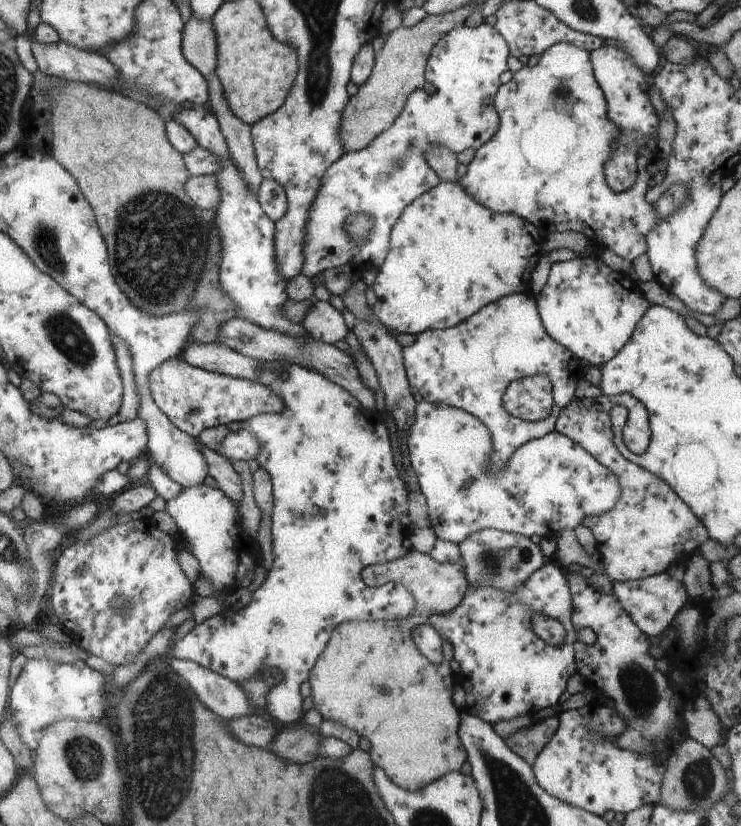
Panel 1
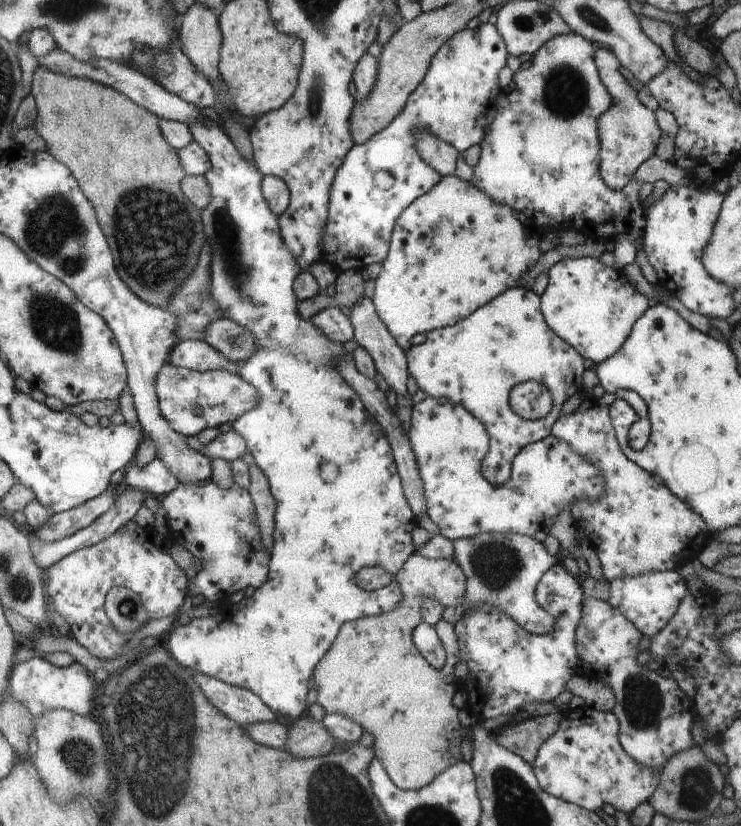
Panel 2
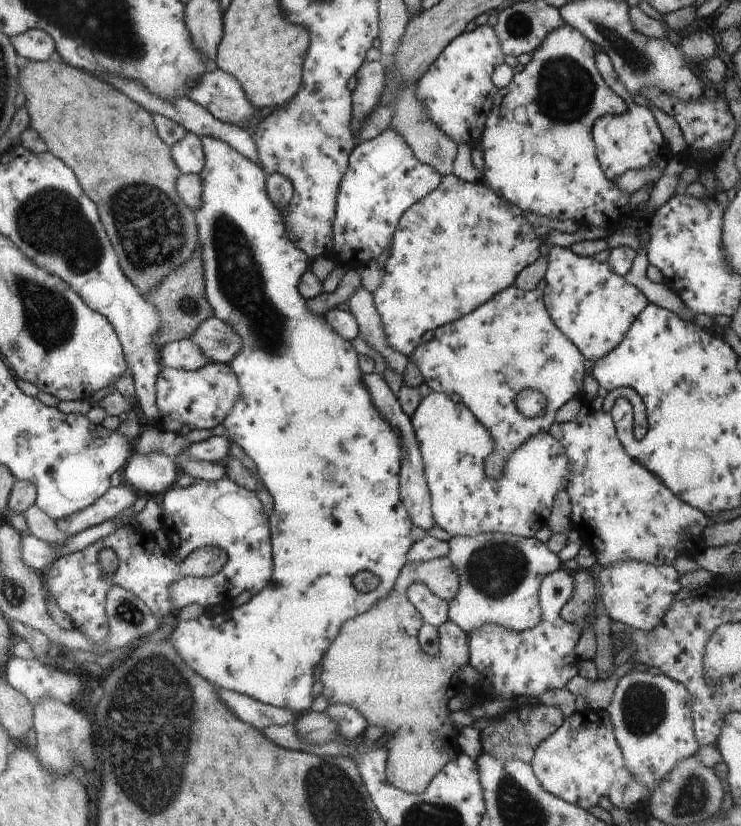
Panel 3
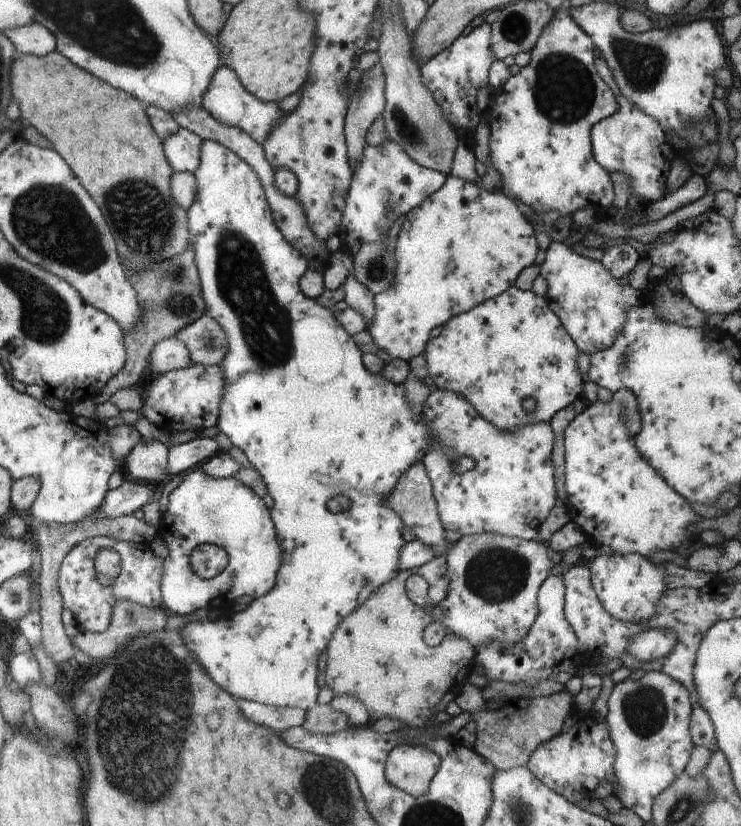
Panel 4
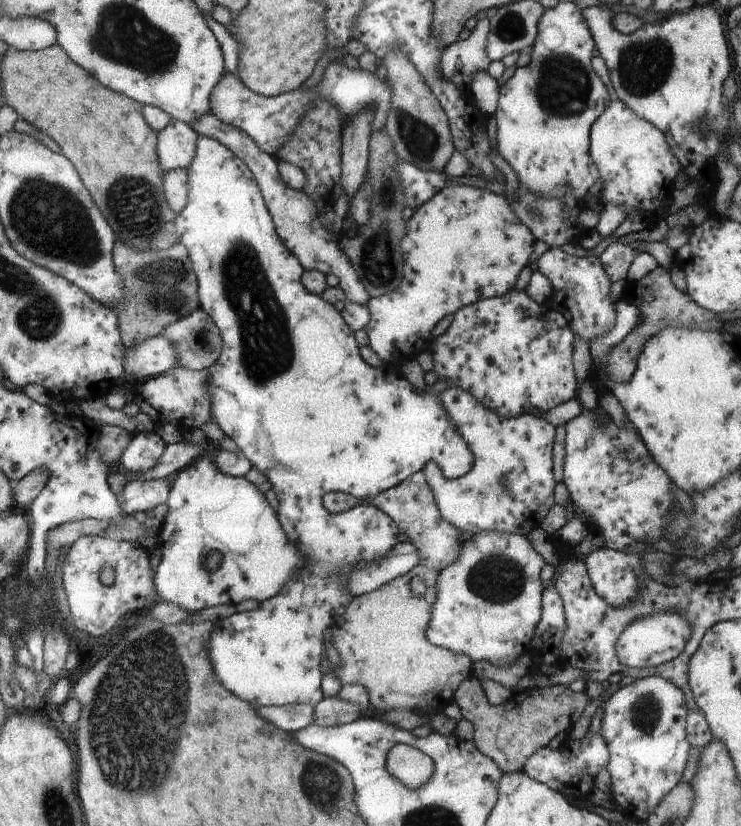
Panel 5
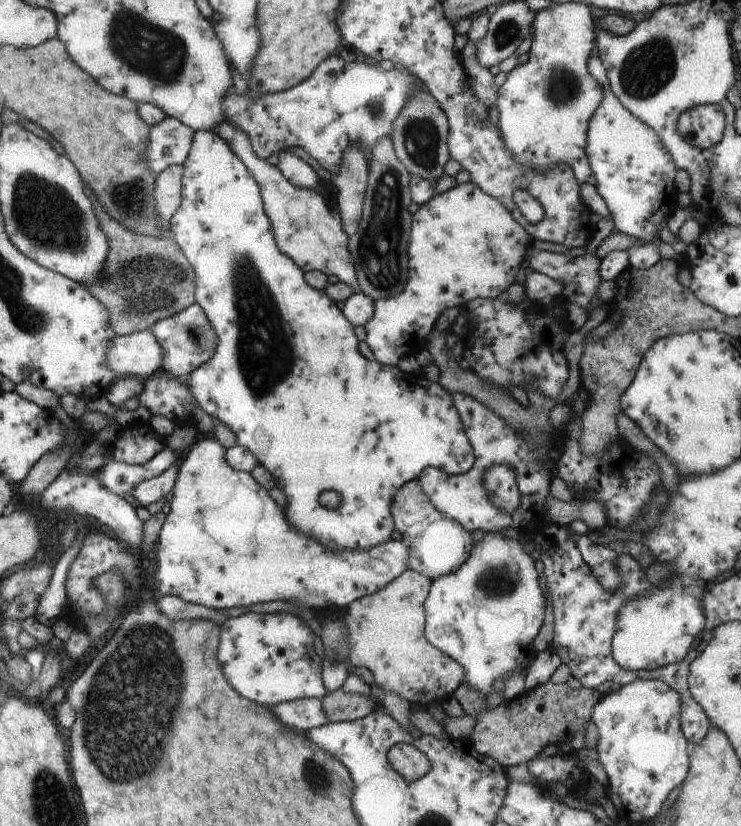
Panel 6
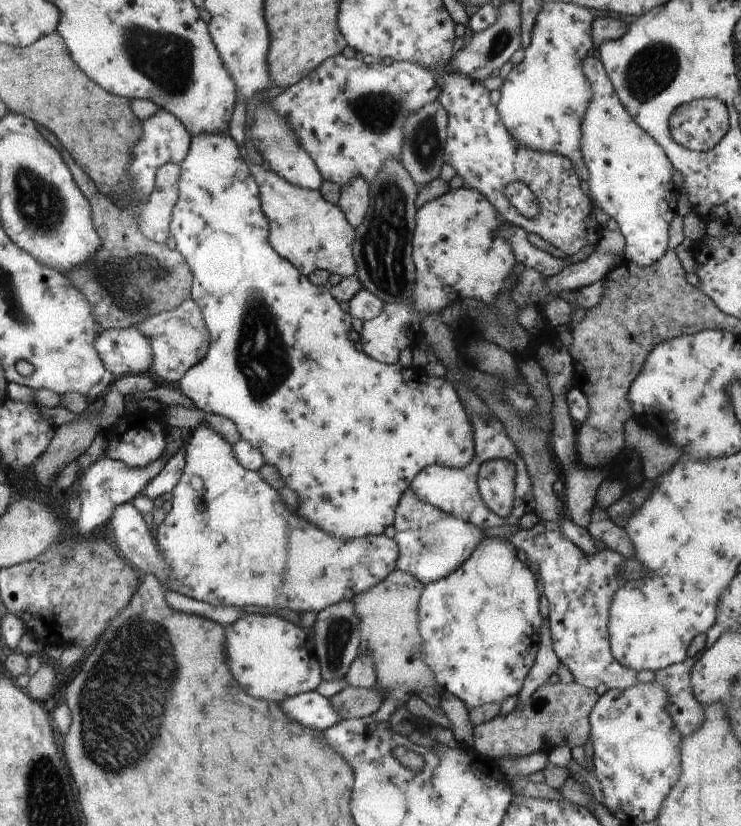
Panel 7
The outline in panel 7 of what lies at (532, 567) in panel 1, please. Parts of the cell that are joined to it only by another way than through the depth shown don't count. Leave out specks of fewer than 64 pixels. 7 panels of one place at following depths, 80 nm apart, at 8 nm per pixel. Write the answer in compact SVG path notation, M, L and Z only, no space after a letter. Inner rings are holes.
M497 537L484 538L480 545L476 548L471 558L468 558L459 570L448 574L447 578L442 578L436 582L424 585L424 590L418 598L418 632L420 632L420 658L422 662L428 664L428 670L432 670L436 684L445 691L451 692L464 702L469 709L478 708L484 704L497 703L500 704L504 698L512 698L519 694L522 689L526 676L530 673L531 667L534 665L536 654L540 649L540 624L542 624L542 614L539 608L540 594L536 588L536 580L534 573L529 570L529 563L518 560L518 552L510 542Z

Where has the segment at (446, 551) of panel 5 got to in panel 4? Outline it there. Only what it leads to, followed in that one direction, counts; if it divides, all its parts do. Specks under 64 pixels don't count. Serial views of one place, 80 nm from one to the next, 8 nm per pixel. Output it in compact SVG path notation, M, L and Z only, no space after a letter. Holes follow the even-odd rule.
M421 460L413 462L408 470L400 475L395 489L387 498L387 503L400 515L400 518L403 518L406 529L412 531L417 539L435 550L436 557L445 556L451 544L444 540L446 530L440 522L433 488Z

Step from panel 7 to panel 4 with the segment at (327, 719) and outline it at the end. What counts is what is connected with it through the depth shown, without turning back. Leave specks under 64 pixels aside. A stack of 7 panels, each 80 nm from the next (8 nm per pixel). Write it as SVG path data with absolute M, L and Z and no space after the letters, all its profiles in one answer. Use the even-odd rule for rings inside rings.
M236 700L236 704L242 710L244 718L248 718L260 726L274 728L274 730L301 727L306 714L306 710L300 707L276 708L275 706L248 702L248 700Z

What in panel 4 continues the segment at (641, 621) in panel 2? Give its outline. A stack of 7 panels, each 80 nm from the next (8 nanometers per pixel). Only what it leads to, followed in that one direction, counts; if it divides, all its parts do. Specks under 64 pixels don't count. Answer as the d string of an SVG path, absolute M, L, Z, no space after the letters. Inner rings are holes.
M599 554L592 562L587 563L587 567L591 572L593 589L604 610L613 619L642 627L649 625L648 620L657 612L663 592L673 586L666 581L669 579L669 570L664 564L656 564L639 554Z

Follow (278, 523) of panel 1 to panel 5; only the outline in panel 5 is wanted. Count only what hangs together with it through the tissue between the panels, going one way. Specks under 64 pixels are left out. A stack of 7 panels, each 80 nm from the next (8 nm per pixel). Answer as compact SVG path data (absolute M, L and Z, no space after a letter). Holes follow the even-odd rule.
M198 136L194 158L192 158L192 164L188 166L186 172L188 174L188 180L186 180L188 204L184 206L182 212L176 214L174 226L180 234L180 242L184 244L190 262L192 262L198 284L197 296L200 307L210 316L222 338L222 352L220 352L220 357L216 362L208 368L208 380L206 380L206 390L208 390L208 398L210 398L210 412L214 416L214 420L220 425L220 430L232 438L238 449L246 454L252 467L268 478L272 486L271 493L276 497L278 522L284 528L284 532L288 534L290 542L296 544L296 540L298 540L298 544L302 548L296 548L296 550L300 550L300 554L306 560L304 570L300 570L300 574L296 574L296 578L292 578L292 582L288 582L288 586L284 586L284 590L280 594L262 602L258 608L254 608L251 612L240 612L240 614L215 623L208 640L208 658L210 658L220 682L232 694L236 694L238 698L242 698L250 704L260 704L260 706L266 707L296 704L315 706L324 699L324 692L321 688L320 660L322 660L322 653L326 652L324 640L329 637L326 630L334 624L336 614L344 614L348 604L354 599L354 596L346 594L344 586L340 584L340 580L342 580L340 574L342 572L346 574L348 570L354 570L356 566L378 562L380 558L384 558L384 554L388 554L388 550L392 550L392 546L399 544L398 538L402 534L398 526L388 517L388 514L376 506L375 499L386 490L400 485L400 482L404 482L412 474L422 471L428 462L436 464L446 479L461 478L472 470L474 456L468 450L468 444L464 442L460 432L454 428L456 424L448 418L448 414L446 414L448 410L444 410L444 404L440 404L440 398L436 398L435 394L428 392L419 394L418 389L403 374L395 372L392 368L385 370L383 366L372 368L366 364L360 356L360 347L354 336L355 333L348 328L341 313L332 304L326 302L321 295L312 294L302 286L303 267L300 266L298 258L294 258L286 250L286 246L280 242L258 184L254 179L254 174L250 172L243 161L240 161L240 158L237 158L218 140L208 138L208 136Z

